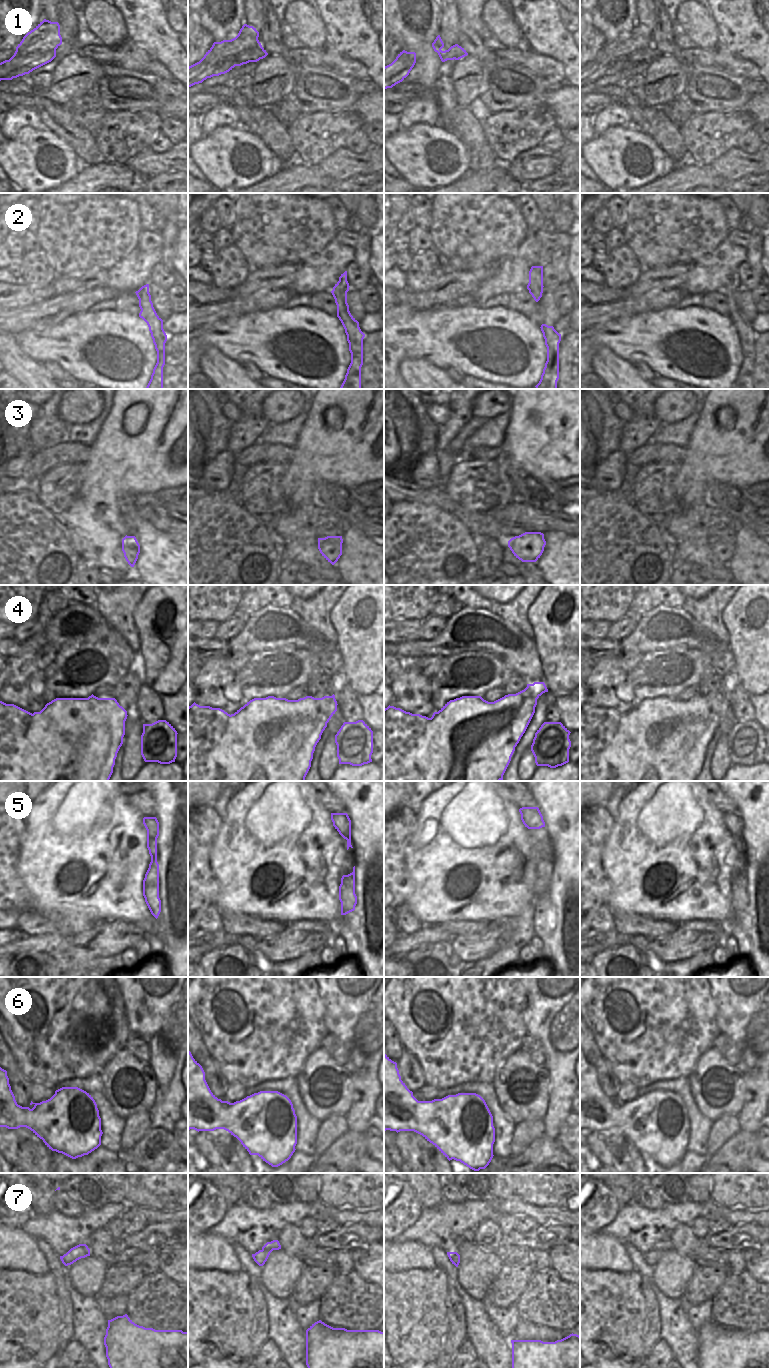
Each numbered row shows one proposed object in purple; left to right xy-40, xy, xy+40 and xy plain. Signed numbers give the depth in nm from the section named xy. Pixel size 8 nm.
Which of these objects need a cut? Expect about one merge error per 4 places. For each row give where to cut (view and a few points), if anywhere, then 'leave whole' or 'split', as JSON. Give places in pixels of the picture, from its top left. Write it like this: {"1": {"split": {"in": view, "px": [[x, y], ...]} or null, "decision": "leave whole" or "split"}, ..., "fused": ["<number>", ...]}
{"1": {"split": {"in": "xy", "px": [[258, 40], [256, 49], [260, 58]]}, "decision": "split"}, "2": {"split": null, "decision": "leave whole"}, "3": {"split": null, "decision": "leave whole"}, "4": {"split": {"in": "xy+40", "px": [[429, 718], [432, 746], [496, 741], [471, 778]]}, "decision": "split"}, "5": {"split": null, "decision": "leave whole"}, "6": {"split": null, "decision": "leave whole"}, "7": {"split": {"in": "xy", "px": [[262, 1249], [265, 1251], [264, 1263]]}, "decision": "split"}, "fused": ["1", "4", "7"]}

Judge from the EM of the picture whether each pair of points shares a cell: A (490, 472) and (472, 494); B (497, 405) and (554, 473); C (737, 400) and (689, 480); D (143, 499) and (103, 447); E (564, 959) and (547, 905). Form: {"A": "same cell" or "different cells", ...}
{"A": "same cell", "B": "different cells", "C": "same cell", "D": "different cells", "E": "same cell"}

